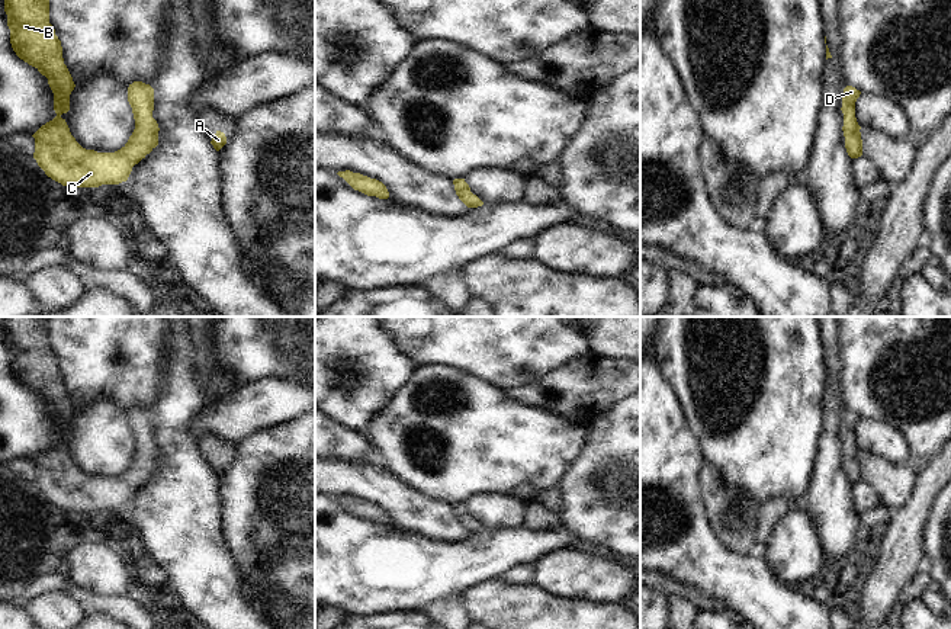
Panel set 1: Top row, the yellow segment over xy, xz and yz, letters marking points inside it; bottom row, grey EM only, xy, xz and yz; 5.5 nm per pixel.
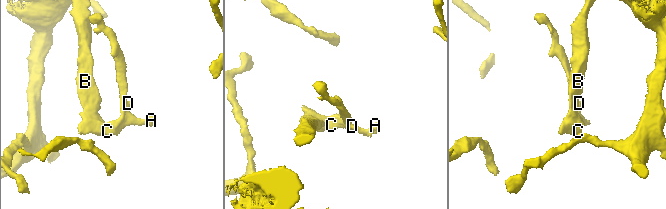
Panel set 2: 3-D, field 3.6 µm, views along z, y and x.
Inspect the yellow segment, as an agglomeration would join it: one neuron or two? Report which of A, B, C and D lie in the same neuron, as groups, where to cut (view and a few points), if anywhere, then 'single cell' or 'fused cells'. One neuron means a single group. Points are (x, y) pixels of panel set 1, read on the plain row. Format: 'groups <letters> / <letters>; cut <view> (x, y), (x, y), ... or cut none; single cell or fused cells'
groups A B C D; cut none; single cell

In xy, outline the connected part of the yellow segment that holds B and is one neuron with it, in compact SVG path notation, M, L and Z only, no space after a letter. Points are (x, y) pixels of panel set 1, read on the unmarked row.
M6 317L4 337L16 381L48 404L57 442L35 463L33 484L48 503L67 513L99 513L126 507L132 492L158 471L152 443L154 414L142 407L128 413L135 455L115 478L83 474L71 460L62 439L70 436L75 410L64 389L61 366L49 349L49 317Z

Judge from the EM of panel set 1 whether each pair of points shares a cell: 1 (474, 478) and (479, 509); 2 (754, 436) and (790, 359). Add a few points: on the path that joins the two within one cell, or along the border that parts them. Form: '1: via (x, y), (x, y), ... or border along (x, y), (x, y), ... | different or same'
1: border along (510, 496), (476, 493), (463, 503) | different
2: via (757, 417), (757, 404), (771, 378) | same

